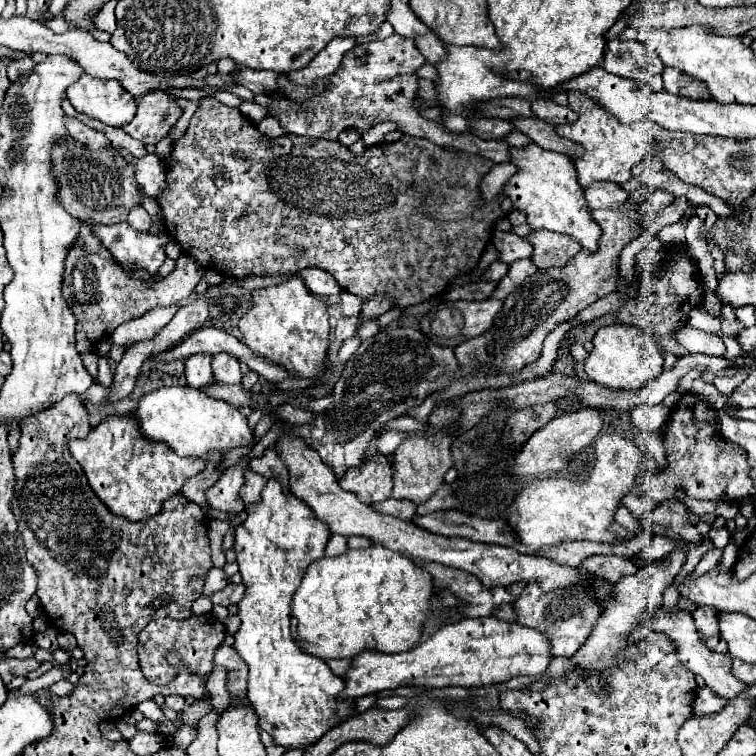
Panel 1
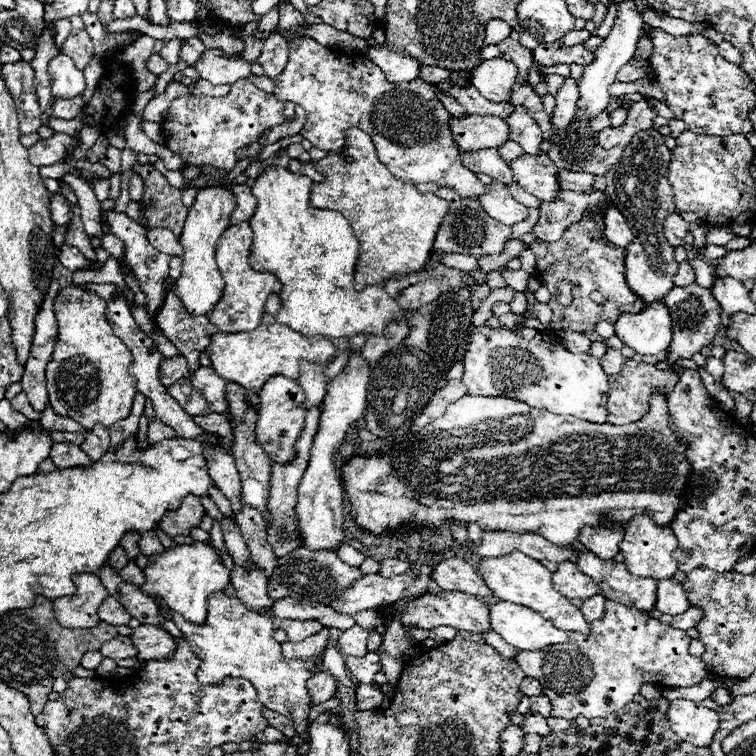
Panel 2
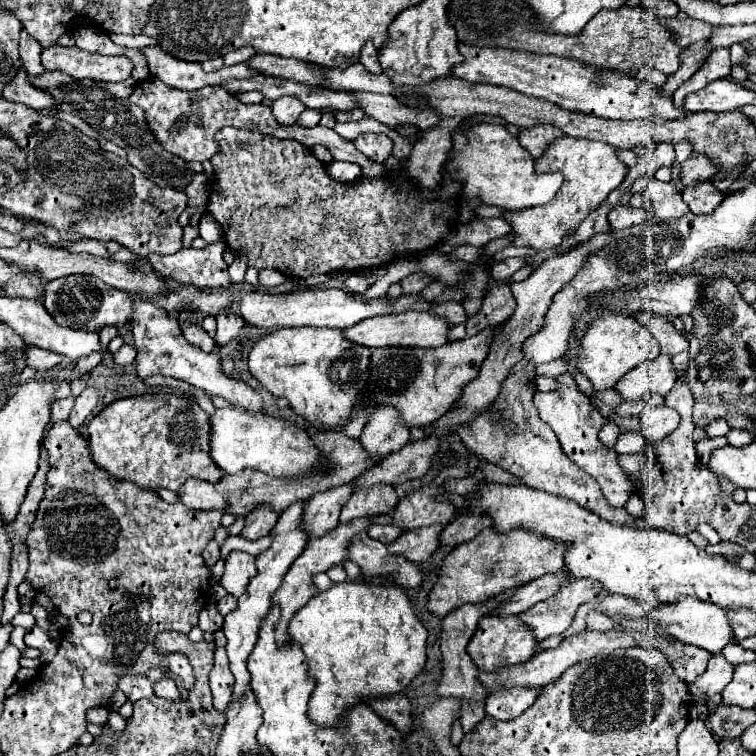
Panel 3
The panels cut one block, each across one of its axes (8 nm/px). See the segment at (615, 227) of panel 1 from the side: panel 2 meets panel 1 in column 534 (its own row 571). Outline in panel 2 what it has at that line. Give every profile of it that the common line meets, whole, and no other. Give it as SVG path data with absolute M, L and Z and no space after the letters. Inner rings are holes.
M296 548L294 552L278 558L278 566L268 578L268 596L272 600L298 598L298 600L310 600L328 606L332 600L336 600L336 596L340 596L342 590L346 590L354 580L362 576L364 574L360 572L360 568L344 564L334 552Z

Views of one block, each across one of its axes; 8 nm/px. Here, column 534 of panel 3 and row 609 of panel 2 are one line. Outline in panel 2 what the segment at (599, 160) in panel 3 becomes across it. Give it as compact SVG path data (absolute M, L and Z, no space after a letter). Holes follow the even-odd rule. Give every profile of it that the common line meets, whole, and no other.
M212 592L206 598L208 616L204 624L192 624L182 614L170 612L172 622L182 632L182 638L190 644L192 652L200 658L200 668L196 678L202 684L220 682L226 676L242 676L250 680L258 692L258 702L270 710L290 716L296 724L296 732L308 740L308 714L310 714L310 694L306 680L312 676L306 662L286 660L280 652L280 642L272 638L272 622L268 616L248 610L238 598L228 598L222 592Z

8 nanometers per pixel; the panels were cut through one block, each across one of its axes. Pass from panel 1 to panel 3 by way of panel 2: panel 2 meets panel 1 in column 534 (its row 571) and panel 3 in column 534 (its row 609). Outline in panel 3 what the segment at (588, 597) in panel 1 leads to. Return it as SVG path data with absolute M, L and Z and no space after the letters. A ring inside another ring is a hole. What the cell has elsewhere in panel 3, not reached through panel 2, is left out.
M490 614L490 616L482 618L474 638L468 644L468 654L480 670L498 670L502 666L526 662L538 650L540 650L538 640L534 640L530 626L526 626L520 620L520 616L498 616L498 614Z

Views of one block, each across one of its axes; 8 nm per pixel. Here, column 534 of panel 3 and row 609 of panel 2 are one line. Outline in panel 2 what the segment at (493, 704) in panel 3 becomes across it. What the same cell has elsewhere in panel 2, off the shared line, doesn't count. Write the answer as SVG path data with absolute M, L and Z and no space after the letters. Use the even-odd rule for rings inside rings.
M690 608L688 612L682 612L682 616L674 616L670 626L676 630L690 630L698 624L698 620L702 618L702 610L700 608Z

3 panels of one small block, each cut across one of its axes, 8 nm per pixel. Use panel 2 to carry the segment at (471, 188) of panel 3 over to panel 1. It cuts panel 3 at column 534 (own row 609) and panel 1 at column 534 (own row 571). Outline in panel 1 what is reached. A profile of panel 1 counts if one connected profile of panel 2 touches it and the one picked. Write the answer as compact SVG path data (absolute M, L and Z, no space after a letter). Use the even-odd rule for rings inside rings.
M528 144L524 148L512 150L512 164L518 166L518 172L506 182L504 194L510 196L512 204L526 212L528 224L534 230L552 230L574 238L584 250L596 252L598 238L602 236L602 228L594 222L590 208L584 200L584 188L578 184L577 172L570 156L560 152L542 150L536 144Z

